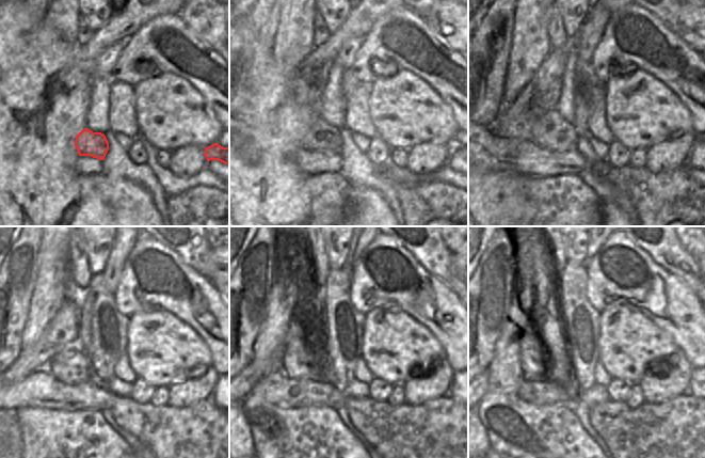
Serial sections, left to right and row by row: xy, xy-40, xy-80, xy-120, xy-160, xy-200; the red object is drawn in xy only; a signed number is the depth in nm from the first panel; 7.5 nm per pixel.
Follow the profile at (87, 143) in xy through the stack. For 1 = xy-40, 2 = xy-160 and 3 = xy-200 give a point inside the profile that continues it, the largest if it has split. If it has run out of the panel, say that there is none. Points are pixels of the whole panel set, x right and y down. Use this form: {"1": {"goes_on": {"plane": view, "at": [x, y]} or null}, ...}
{"1": {"goes_on": {"plane": "xy-40", "at": [321, 137]}}, "2": {"goes_on": {"plane": "xy-160", "at": [298, 362]}}, "3": {"goes_on": {"plane": "xy-200", "at": [535, 364]}}}

